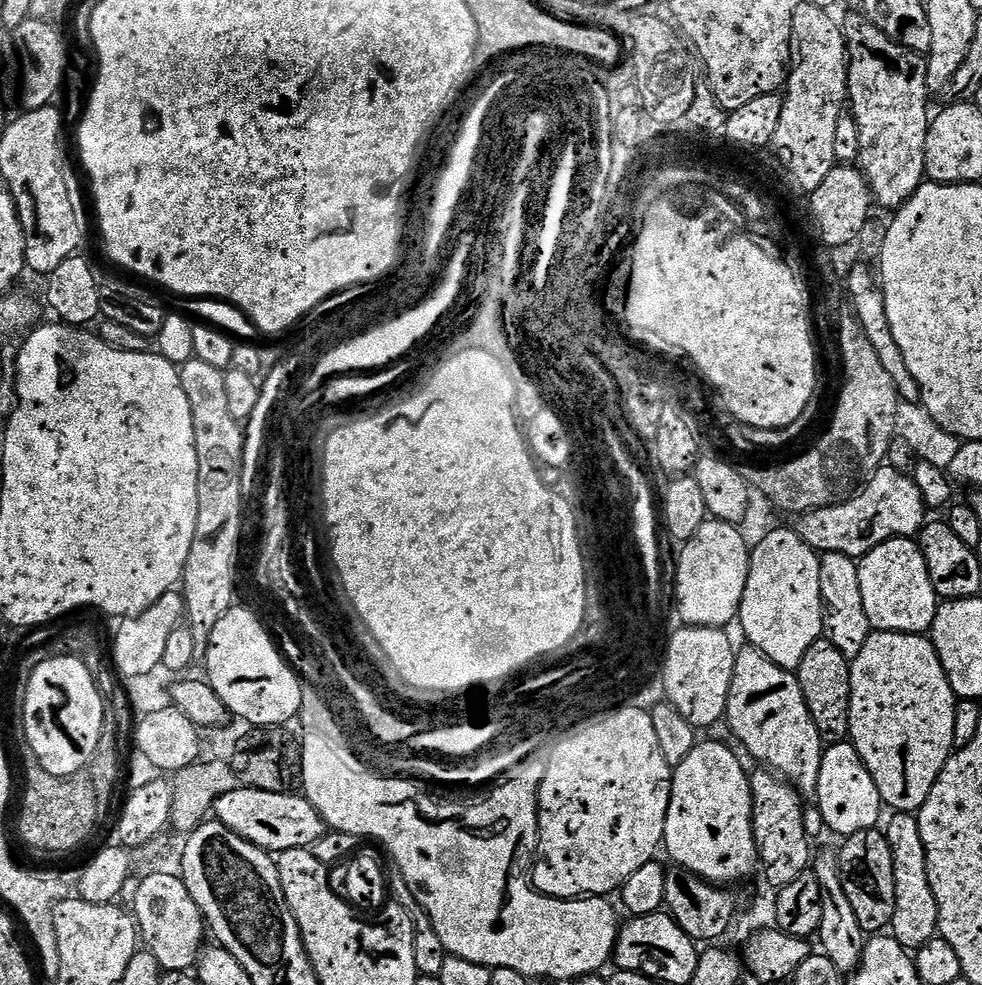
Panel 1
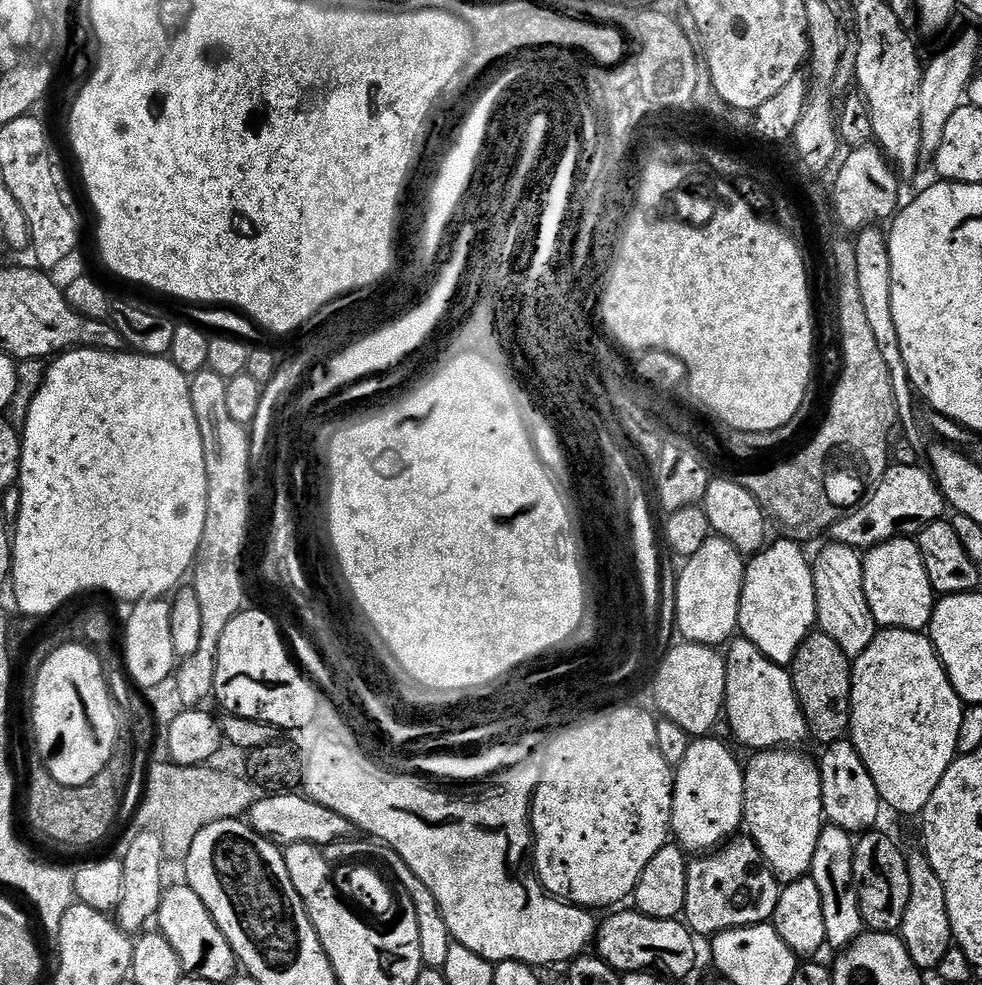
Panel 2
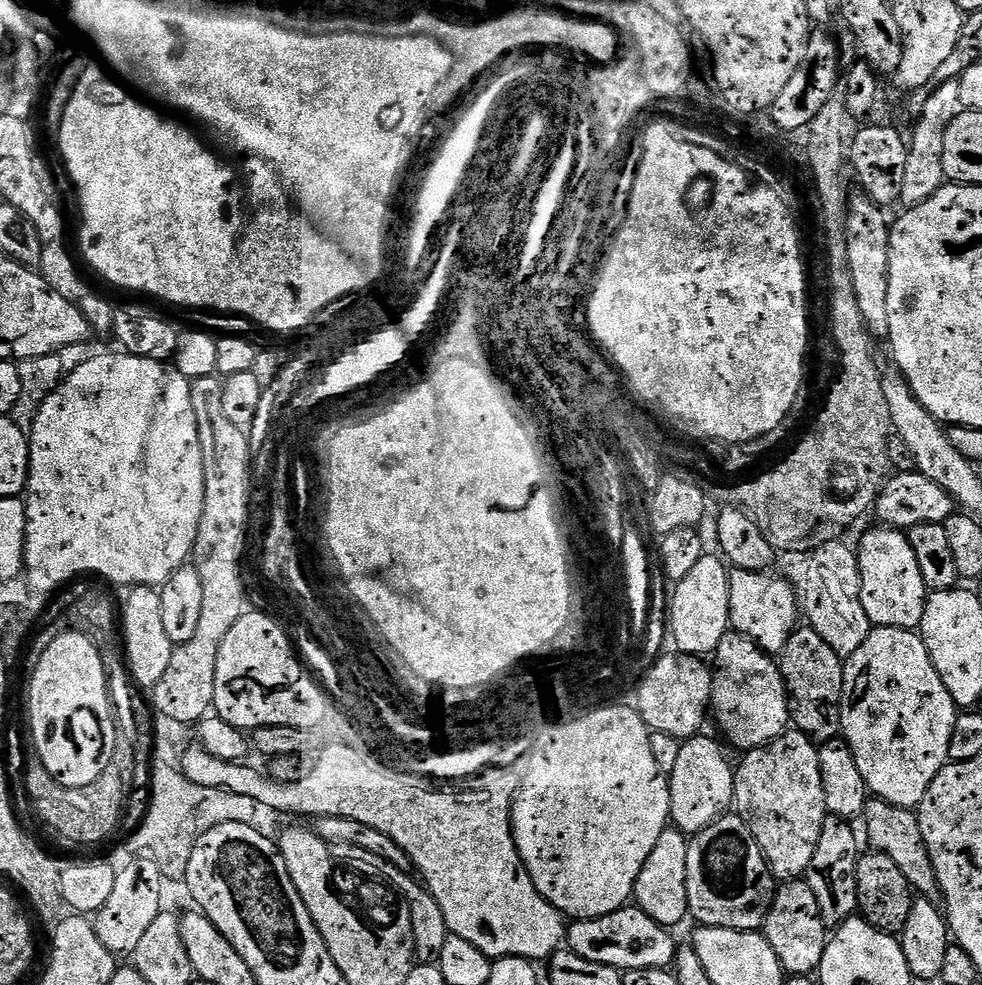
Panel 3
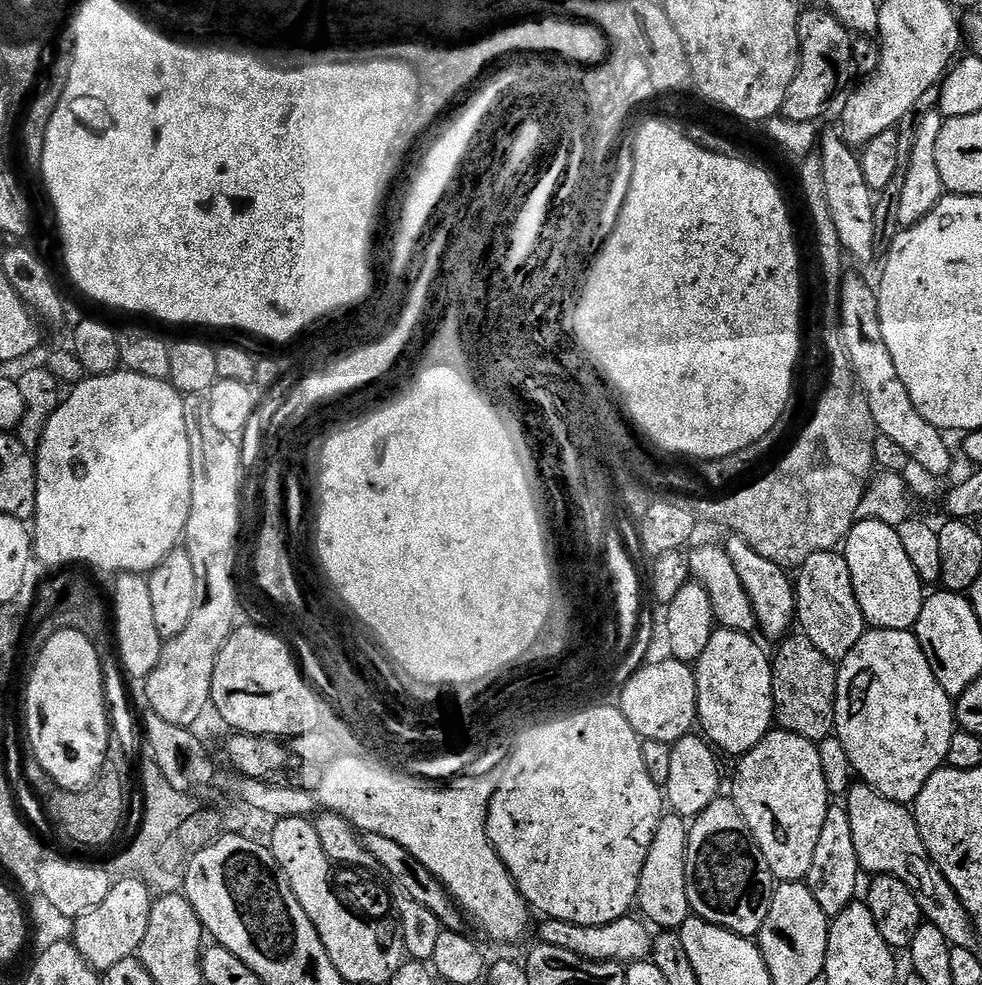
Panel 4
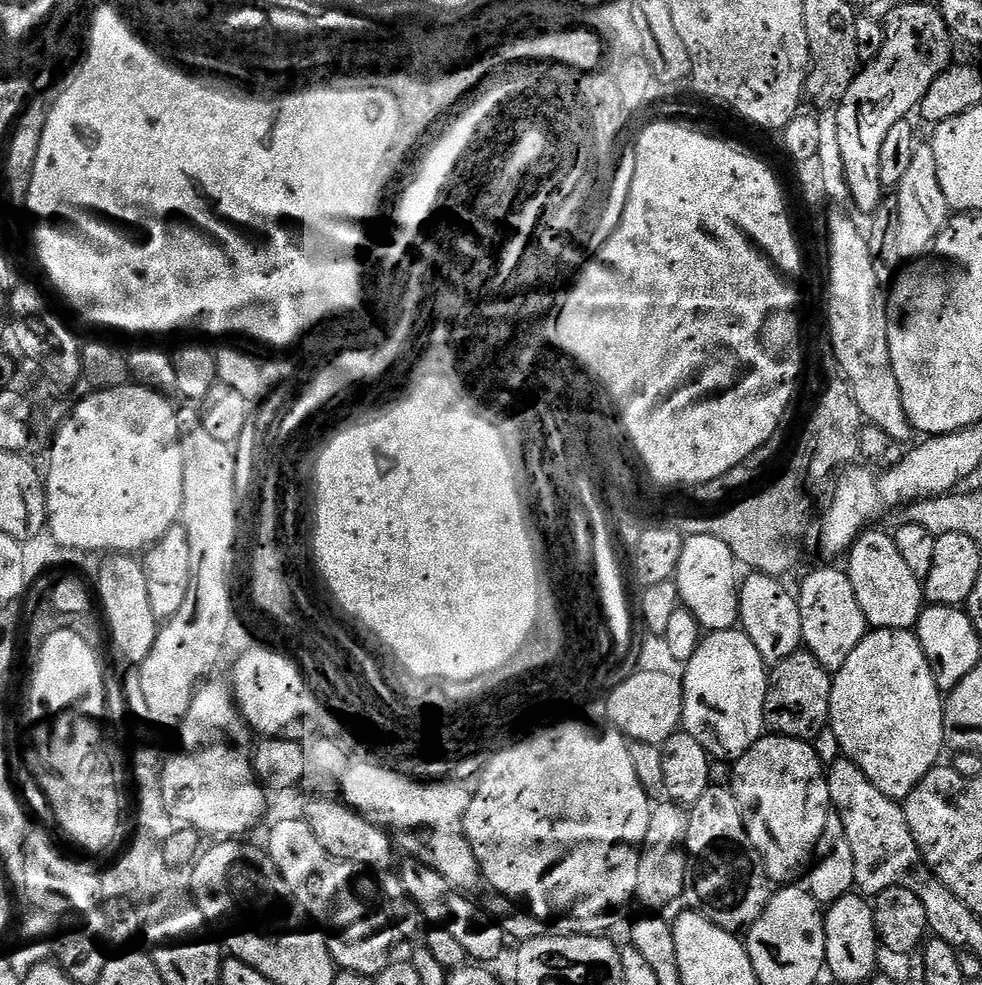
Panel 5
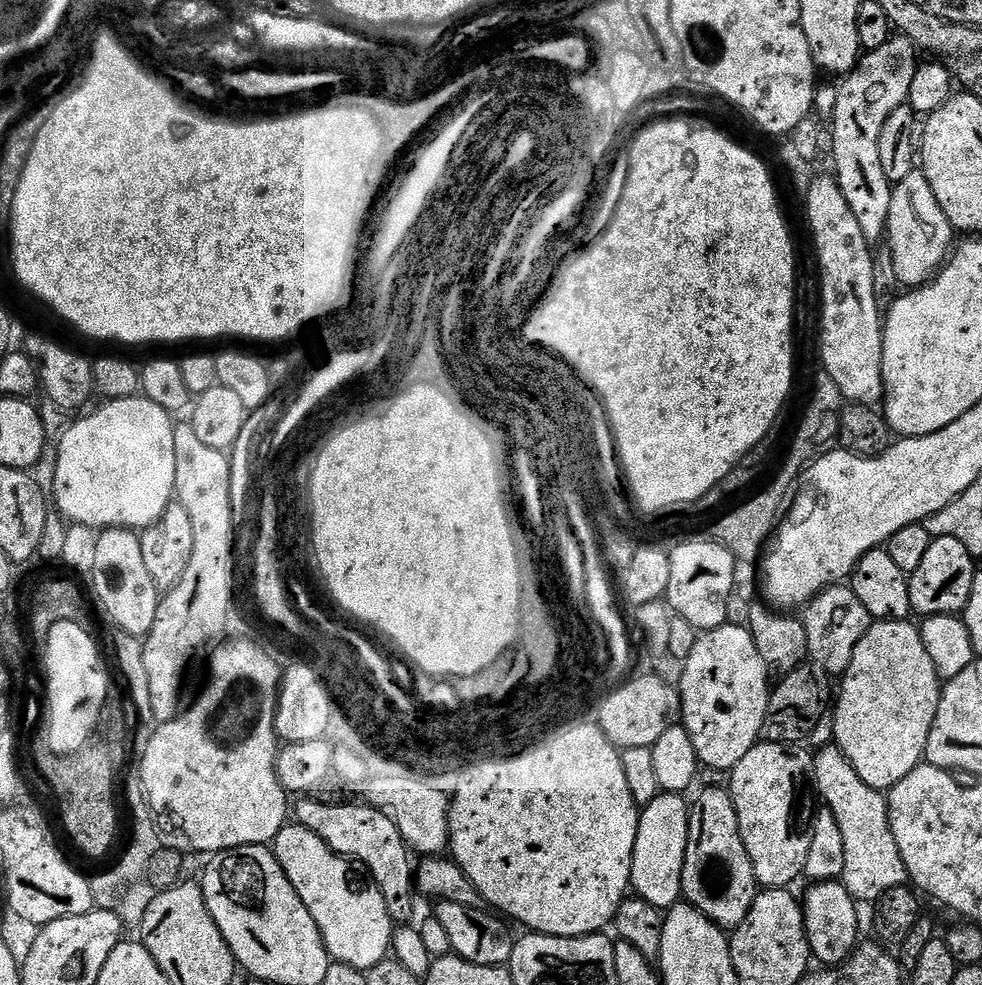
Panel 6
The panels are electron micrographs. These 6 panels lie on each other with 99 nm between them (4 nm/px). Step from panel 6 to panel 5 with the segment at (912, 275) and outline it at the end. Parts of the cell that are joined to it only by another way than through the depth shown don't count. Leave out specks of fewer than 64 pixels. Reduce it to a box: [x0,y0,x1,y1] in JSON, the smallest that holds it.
[894,142,950,262]

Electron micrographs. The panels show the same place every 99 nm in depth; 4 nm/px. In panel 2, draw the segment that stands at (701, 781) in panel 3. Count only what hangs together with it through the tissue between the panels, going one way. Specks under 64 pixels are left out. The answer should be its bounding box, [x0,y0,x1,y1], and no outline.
[671,739,744,854]

